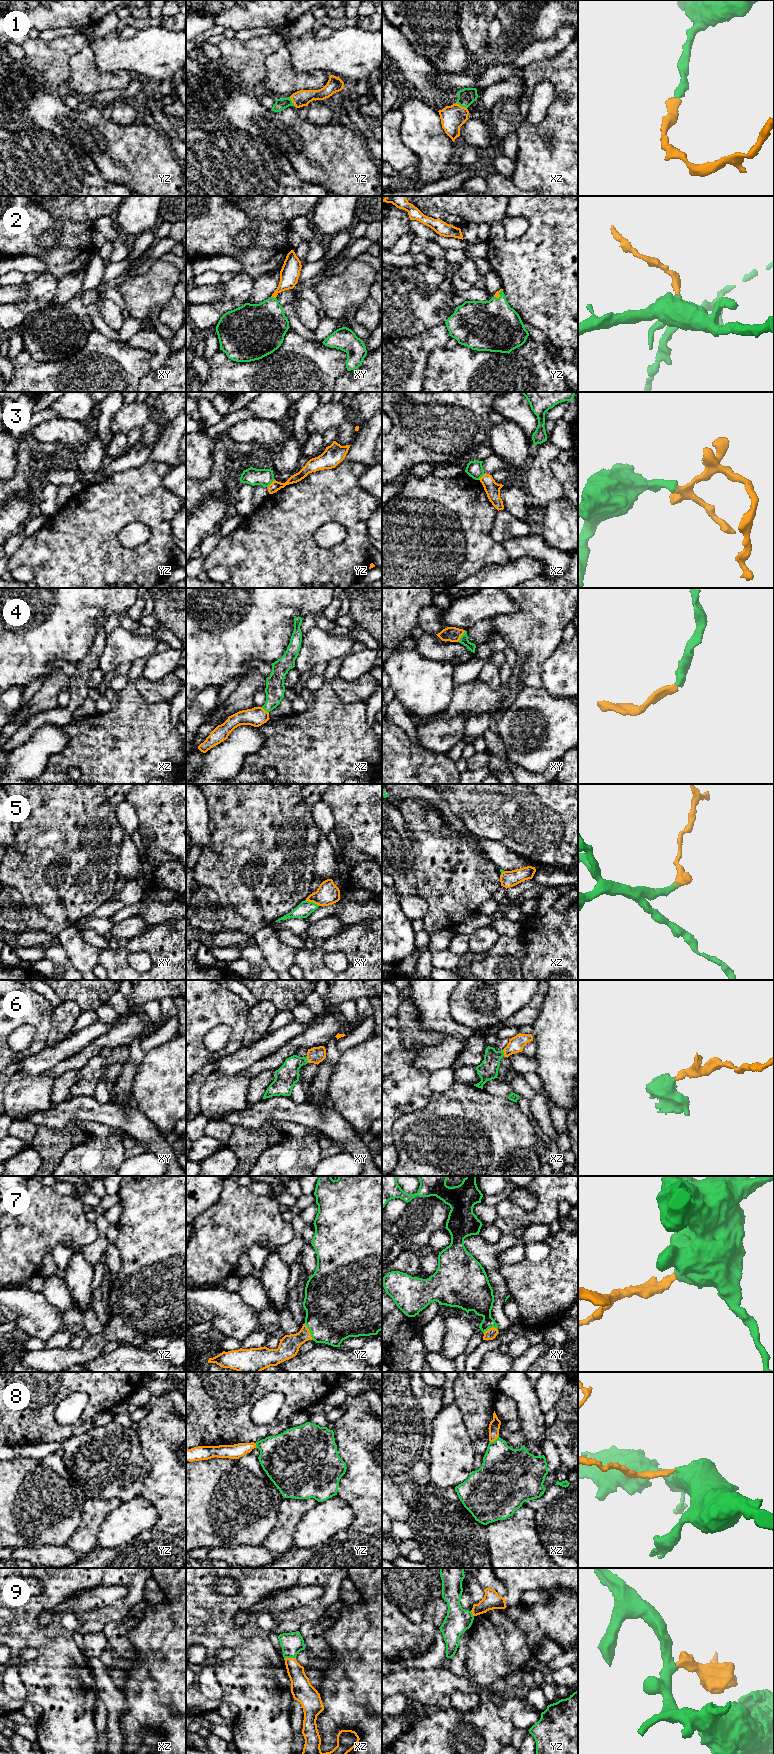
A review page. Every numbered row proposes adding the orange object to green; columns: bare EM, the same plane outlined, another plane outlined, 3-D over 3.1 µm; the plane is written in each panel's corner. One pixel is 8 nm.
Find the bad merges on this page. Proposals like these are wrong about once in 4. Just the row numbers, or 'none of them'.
3, 9

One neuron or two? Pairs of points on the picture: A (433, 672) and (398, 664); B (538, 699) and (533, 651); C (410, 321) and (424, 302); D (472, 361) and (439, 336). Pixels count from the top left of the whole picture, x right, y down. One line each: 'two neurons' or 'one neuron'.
A: one neuron
B: two neurons
C: one neuron
D: two neurons

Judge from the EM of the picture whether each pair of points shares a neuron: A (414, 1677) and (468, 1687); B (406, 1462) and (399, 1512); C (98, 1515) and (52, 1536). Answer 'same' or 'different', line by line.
A: same
B: same
C: different

